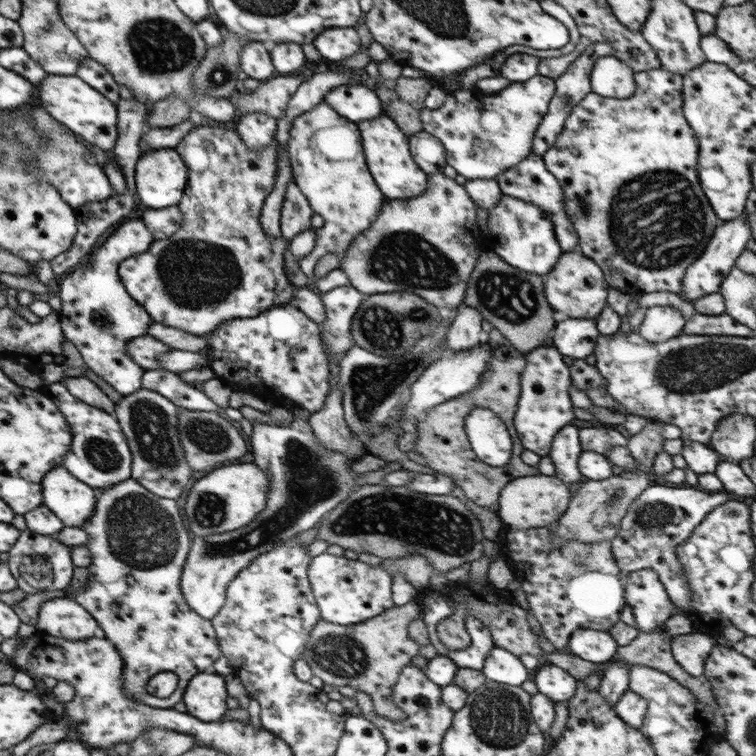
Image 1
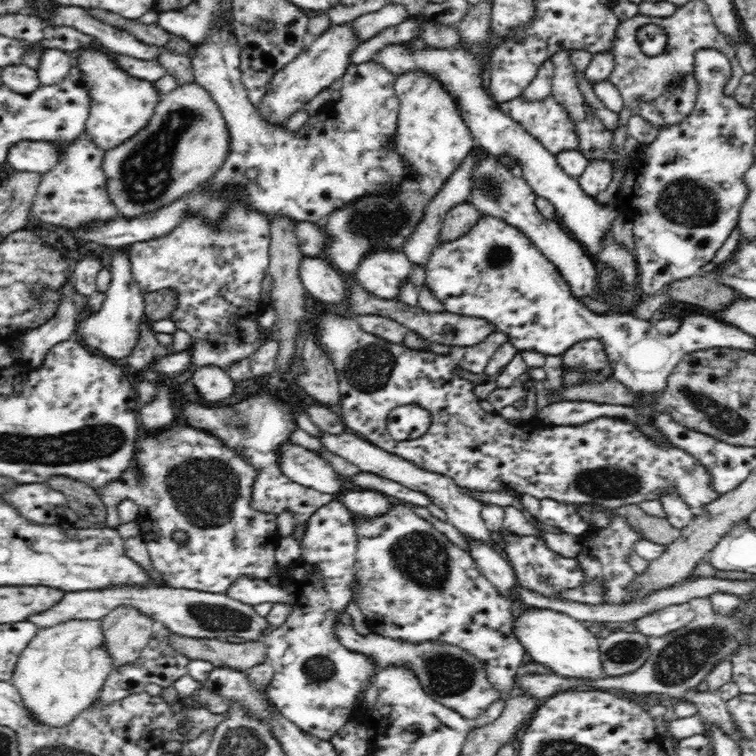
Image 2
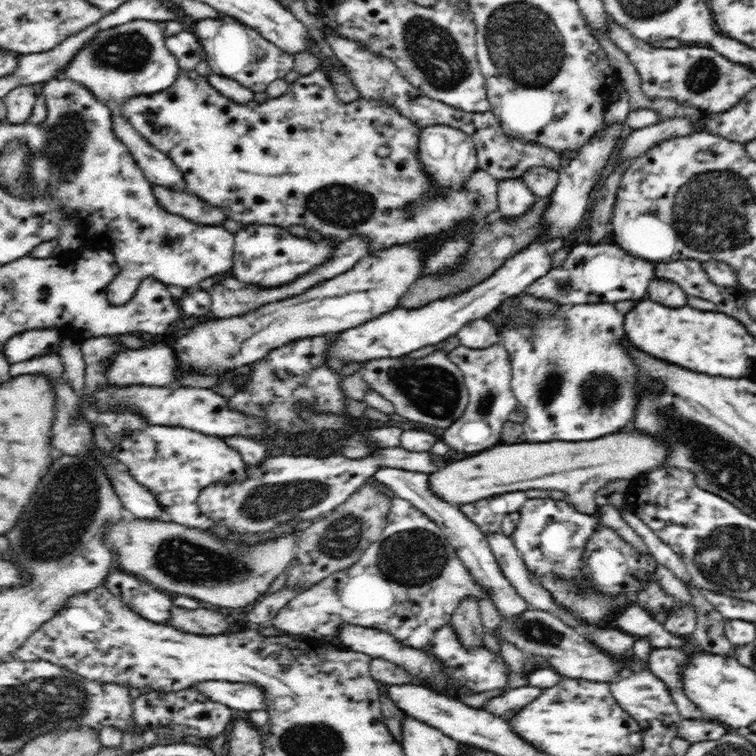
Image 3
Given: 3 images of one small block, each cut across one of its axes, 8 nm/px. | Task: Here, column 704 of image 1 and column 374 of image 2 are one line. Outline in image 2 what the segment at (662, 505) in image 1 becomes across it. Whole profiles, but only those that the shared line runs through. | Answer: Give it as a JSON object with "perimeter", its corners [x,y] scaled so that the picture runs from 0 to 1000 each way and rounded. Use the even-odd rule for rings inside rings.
{"perimeter":[[[464,648],[458,653],[448,653],[447,659],[467,683],[480,685],[503,683],[517,672],[511,655],[492,648]]]}

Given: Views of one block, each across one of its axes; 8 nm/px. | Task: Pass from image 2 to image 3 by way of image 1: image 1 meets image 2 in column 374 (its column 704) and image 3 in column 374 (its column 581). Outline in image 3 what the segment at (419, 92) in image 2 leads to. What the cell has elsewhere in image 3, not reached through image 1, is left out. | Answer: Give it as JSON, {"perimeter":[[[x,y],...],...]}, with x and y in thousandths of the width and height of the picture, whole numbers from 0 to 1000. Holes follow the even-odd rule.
{"perimeter":[[[425,87],[409,101],[397,102],[384,111],[381,119],[373,127],[354,128],[347,135],[333,131],[323,138],[315,138],[312,134],[307,134],[287,122],[275,107],[275,102],[266,101],[258,91],[250,94],[239,91],[237,97],[230,112],[220,120],[193,128],[172,130],[161,140],[161,152],[196,190],[218,204],[241,226],[243,238],[247,241],[246,251],[249,257],[254,257],[286,275],[292,275],[299,286],[306,287],[307,292],[319,296],[320,303],[325,303],[332,298],[352,298],[368,302],[401,299],[407,306],[422,307],[427,317],[440,320],[444,327],[463,317],[463,315],[475,312],[475,315],[484,319],[487,337],[492,336],[492,333],[519,328],[519,325],[562,320],[565,327],[560,333],[557,356],[554,357],[554,368],[562,368],[563,365],[582,365],[582,362],[601,362],[614,347],[612,340],[619,333],[624,312],[630,306],[627,304],[628,298],[634,295],[638,298],[640,294],[659,287],[659,238],[656,235],[648,233],[642,225],[630,224],[618,235],[618,239],[610,243],[610,247],[585,255],[582,247],[569,237],[569,231],[561,224],[558,210],[556,210],[556,200],[553,198],[556,198],[556,175],[560,169],[529,149],[521,140],[513,139],[508,131],[484,131],[484,128],[476,127],[471,132],[459,136],[450,132],[450,128],[444,126],[442,112],[431,104],[431,95],[427,94]]]}

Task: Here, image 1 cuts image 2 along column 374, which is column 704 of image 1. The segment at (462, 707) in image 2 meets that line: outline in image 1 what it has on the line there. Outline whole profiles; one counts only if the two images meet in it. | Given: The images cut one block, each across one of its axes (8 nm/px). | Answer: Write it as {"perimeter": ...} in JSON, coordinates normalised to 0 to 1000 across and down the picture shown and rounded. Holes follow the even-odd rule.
{"perimeter":[[[922,836],[889,841],[886,852],[890,873],[894,873],[911,894],[925,897],[933,872],[947,851],[944,844]]]}

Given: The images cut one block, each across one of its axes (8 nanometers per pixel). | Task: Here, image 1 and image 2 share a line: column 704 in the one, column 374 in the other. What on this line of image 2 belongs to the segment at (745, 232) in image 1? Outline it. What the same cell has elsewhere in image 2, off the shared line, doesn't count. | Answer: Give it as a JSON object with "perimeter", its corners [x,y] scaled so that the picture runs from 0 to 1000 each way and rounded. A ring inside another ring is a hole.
{"perimeter":[[[495,328],[479,339],[468,364],[488,389],[525,396],[545,349],[532,328]]]}

